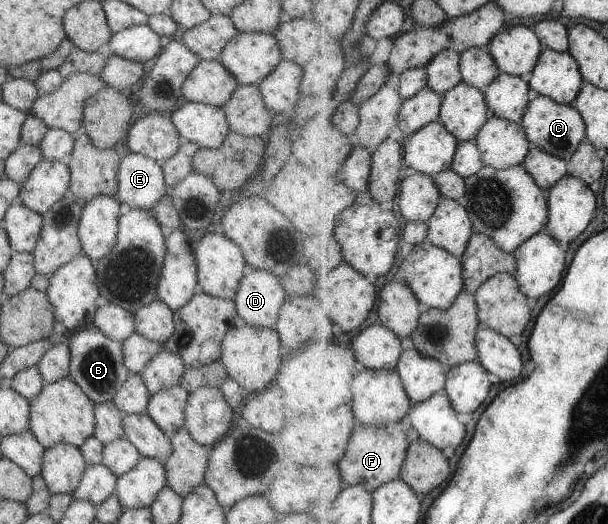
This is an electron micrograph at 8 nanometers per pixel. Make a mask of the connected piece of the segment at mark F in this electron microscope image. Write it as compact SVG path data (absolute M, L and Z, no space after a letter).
M401 422L383 428L373 428L358 423L350 438L346 455L339 461L346 485L362 484L373 493L380 486L398 480L403 472L403 465L411 444L406 437L406 431L408 431L407 427Z

